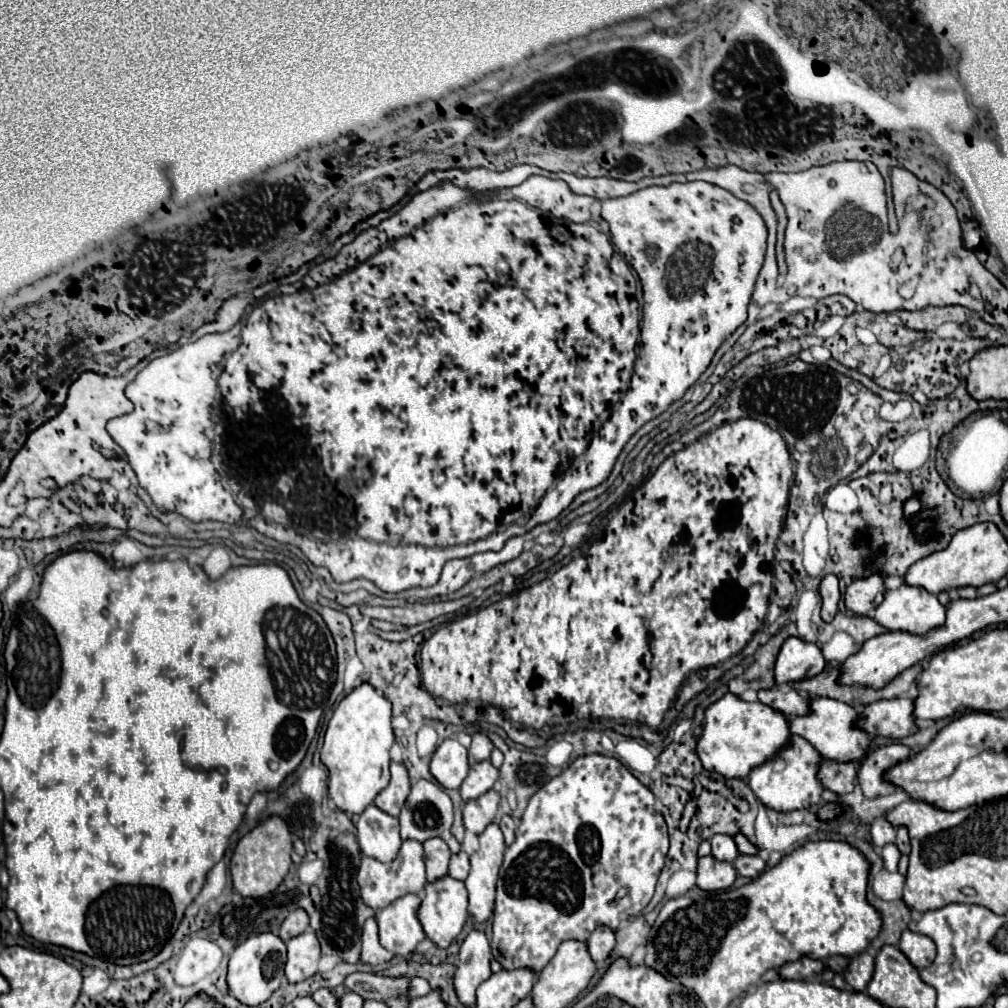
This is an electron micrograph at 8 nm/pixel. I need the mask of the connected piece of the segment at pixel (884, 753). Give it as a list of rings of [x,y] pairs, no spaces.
[[[898,742],[882,746],[882,748],[870,752],[866,756],[866,760],[862,762],[860,770],[858,770],[858,782],[860,782],[862,790],[864,790],[864,796],[876,798],[876,796],[894,792],[896,786],[888,784],[882,778],[882,772],[888,770],[890,766],[906,760],[910,754],[912,754],[912,750],[908,746],[904,746],[904,744],[898,744]]]

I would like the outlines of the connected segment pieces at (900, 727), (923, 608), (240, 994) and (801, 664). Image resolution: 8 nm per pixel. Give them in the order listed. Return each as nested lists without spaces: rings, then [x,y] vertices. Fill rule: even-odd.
[[[908,698],[878,700],[874,704],[864,706],[856,720],[856,728],[864,730],[870,736],[904,738],[916,732],[912,710],[914,702]]]
[[[902,584],[884,594],[884,602],[876,606],[874,620],[886,630],[904,630],[924,634],[944,624],[946,608],[924,588]]]
[[[262,932],[250,936],[246,942],[236,946],[228,962],[228,988],[246,1006],[258,1006],[266,1002],[276,988],[284,982],[284,962],[286,962],[286,942],[274,932]]]
[[[788,638],[776,660],[776,684],[788,684],[820,674],[826,666],[824,654],[818,644],[802,638]]]

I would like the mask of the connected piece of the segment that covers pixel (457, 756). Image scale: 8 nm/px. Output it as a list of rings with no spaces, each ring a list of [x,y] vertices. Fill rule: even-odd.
[[[456,738],[444,740],[432,756],[430,772],[444,788],[458,788],[468,774],[466,748]]]

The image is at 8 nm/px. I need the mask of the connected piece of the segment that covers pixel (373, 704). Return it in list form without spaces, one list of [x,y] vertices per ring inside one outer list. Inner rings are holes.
[[[370,684],[354,688],[334,710],[322,746],[322,762],[330,770],[328,796],[334,804],[352,814],[364,812],[374,802],[376,794],[388,786],[390,780],[390,746],[394,744],[394,732],[390,724],[390,702],[378,694]]]

